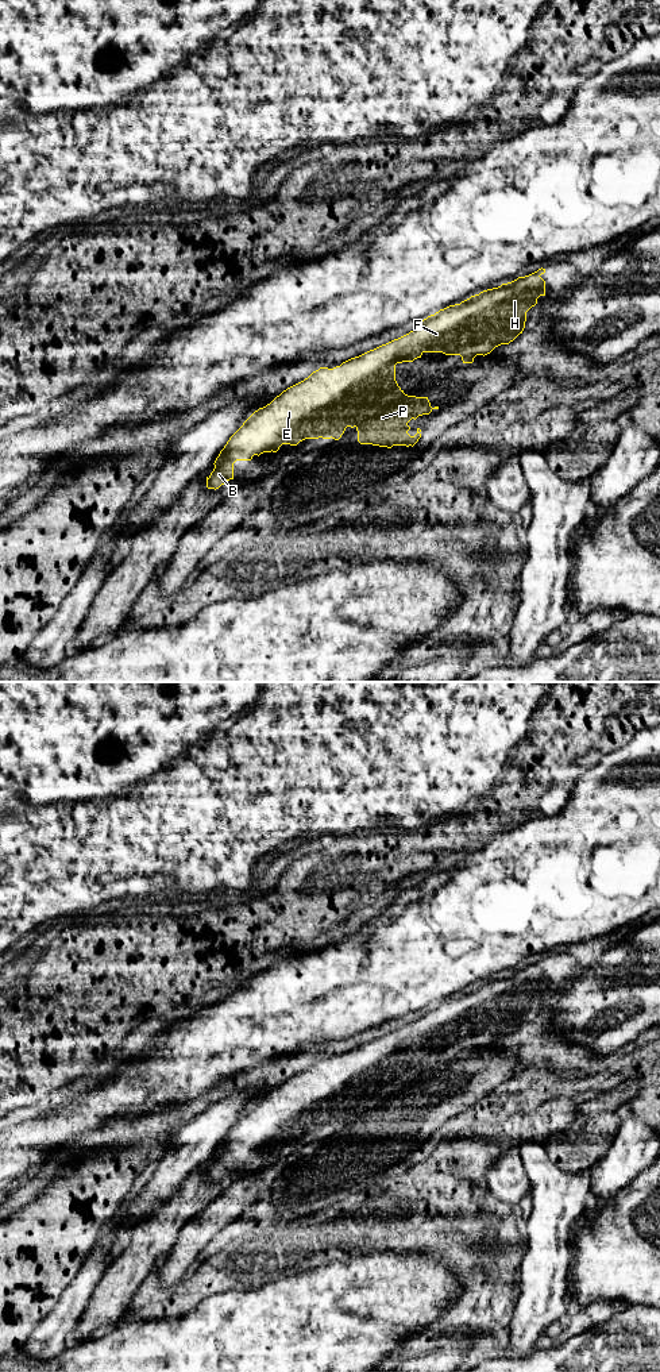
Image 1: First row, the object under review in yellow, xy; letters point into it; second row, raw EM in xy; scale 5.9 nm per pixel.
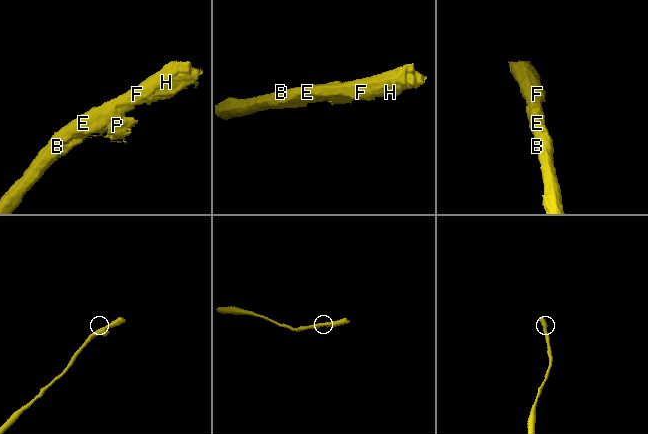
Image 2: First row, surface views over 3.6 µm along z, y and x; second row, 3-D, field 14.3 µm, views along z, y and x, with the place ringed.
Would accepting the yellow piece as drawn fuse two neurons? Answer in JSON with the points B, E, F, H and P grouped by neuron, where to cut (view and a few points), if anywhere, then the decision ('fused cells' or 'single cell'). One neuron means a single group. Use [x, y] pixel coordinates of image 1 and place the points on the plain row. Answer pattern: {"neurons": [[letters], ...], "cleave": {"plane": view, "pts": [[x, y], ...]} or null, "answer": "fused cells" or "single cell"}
{"neurons": [["B", "E", "F", "H", "P"]], "cleave": null, "answer": "single cell"}

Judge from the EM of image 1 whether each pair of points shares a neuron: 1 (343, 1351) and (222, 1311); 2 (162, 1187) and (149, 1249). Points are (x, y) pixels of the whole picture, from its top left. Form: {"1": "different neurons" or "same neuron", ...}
{"1": "same neuron", "2": "different neurons"}

